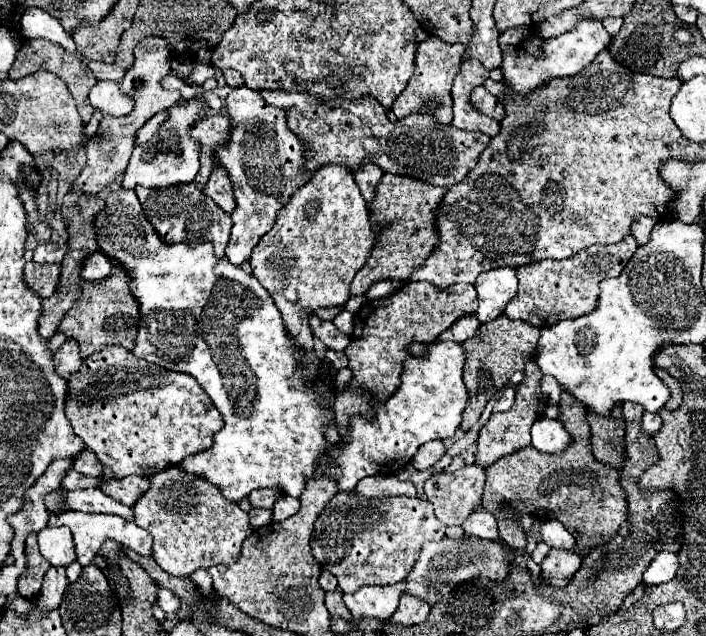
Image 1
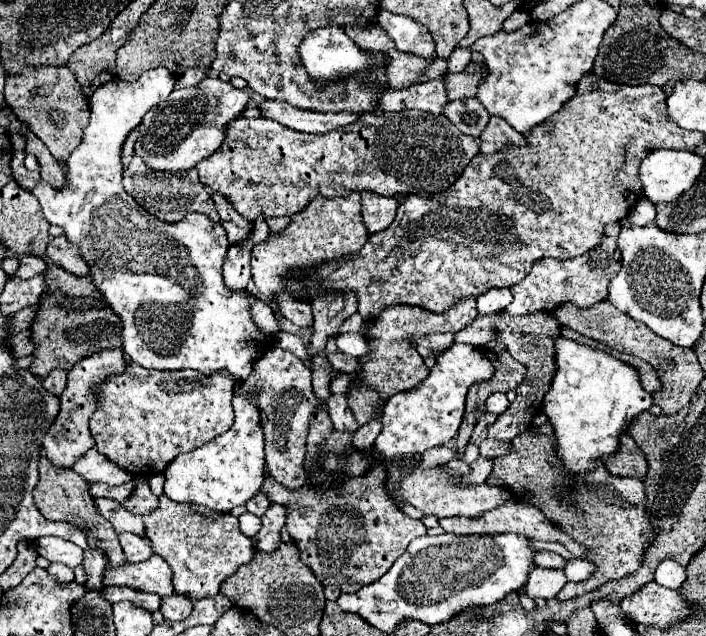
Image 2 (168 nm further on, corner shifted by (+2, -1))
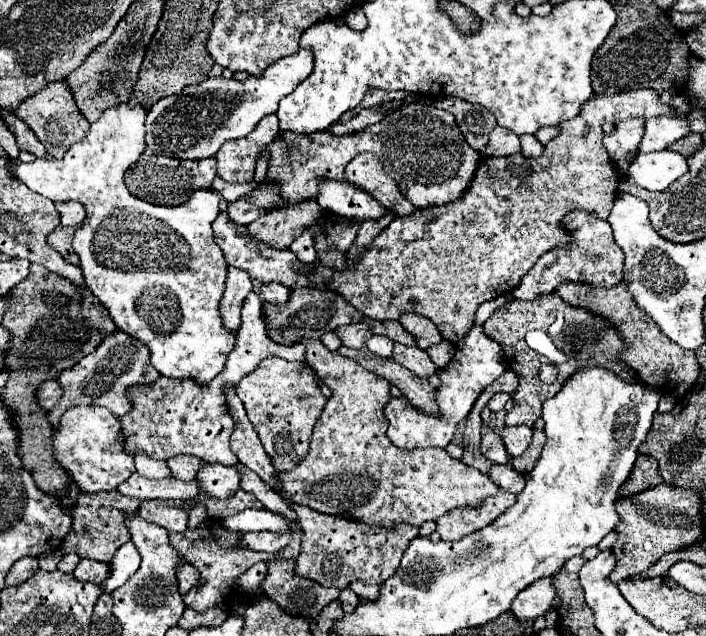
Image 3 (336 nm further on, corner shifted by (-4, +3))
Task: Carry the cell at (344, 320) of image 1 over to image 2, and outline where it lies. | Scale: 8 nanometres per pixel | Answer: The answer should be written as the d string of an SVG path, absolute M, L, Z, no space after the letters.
M347 332L345 336L337 336L337 346L341 352L355 356L355 358L367 352L367 342L361 332Z

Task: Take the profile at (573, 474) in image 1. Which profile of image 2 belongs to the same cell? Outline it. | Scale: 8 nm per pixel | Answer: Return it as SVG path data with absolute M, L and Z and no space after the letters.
M549 422L539 426L537 432L529 428L513 438L509 454L493 460L493 472L487 478L487 484L507 488L511 498L539 506L555 526L587 548L585 558L595 564L593 576L583 582L567 582L557 594L559 600L571 600L599 588L607 580L633 574L641 566L645 544L653 538L653 528L645 514L643 482L613 476L603 462L597 462L595 470L587 474L565 472L557 458L557 438L553 436L553 424Z

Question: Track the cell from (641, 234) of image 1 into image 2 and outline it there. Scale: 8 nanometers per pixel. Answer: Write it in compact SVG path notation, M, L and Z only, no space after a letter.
M641 198L637 208L633 208L633 212L629 214L629 224L633 226L647 226L655 220L655 206L647 200L647 198Z

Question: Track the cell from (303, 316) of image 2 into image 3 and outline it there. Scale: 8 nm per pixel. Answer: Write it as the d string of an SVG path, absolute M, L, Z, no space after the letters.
M271 282L271 284L261 284L261 296L265 302L277 302L277 304L283 304L285 300L289 300L289 288L283 286L283 284L277 284L277 282Z

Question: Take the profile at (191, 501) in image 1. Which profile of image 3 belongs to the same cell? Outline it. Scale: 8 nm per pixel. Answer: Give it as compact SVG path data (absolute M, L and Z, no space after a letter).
M213 520L213 526L199 526L197 530L187 530L187 532L171 532L171 544L173 548L179 548L179 552L185 556L185 560L189 560L189 564L193 564L199 572L201 572L201 586L195 586L189 590L189 594L185 594L185 604L189 608L193 608L195 612L207 612L213 606L223 604L225 596L229 594L229 590L233 588L235 580L249 570L253 564L257 564L259 560L271 562L277 558L285 558L285 560L297 560L299 552L301 552L301 528L299 524L292 524L293 538L287 544L285 550L277 552L275 556L269 554L261 554L261 552L253 552L253 550L239 550L235 548L237 540L239 540L239 532L229 532L225 528L221 528L221 524L217 524L217 520Z

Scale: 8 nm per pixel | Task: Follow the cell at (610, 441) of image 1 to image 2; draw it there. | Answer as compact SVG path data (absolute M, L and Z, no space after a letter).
M627 430L621 434L617 454L605 456L605 466L615 476L629 476L629 478L639 478L639 480L643 480L647 472L647 462L643 458L643 452L635 444L635 440L627 434Z

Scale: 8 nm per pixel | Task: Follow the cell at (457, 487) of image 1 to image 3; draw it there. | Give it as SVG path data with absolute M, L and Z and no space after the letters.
M487 430L487 434L483 434L481 452L495 464L507 464L507 452L505 452L503 440L501 440L499 432L495 432L495 430Z

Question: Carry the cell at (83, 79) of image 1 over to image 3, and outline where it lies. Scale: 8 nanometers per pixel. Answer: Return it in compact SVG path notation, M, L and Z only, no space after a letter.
M51 82L47 88L43 88L41 92L33 94L31 98L27 98L15 112L39 138L41 144L45 144L45 150L49 152L51 158L61 160L63 154L67 152L67 148L71 148L75 142L83 140L89 132L89 124L83 118L83 114L79 112L79 108L75 106L75 100L71 96L71 90L67 88L67 82Z

